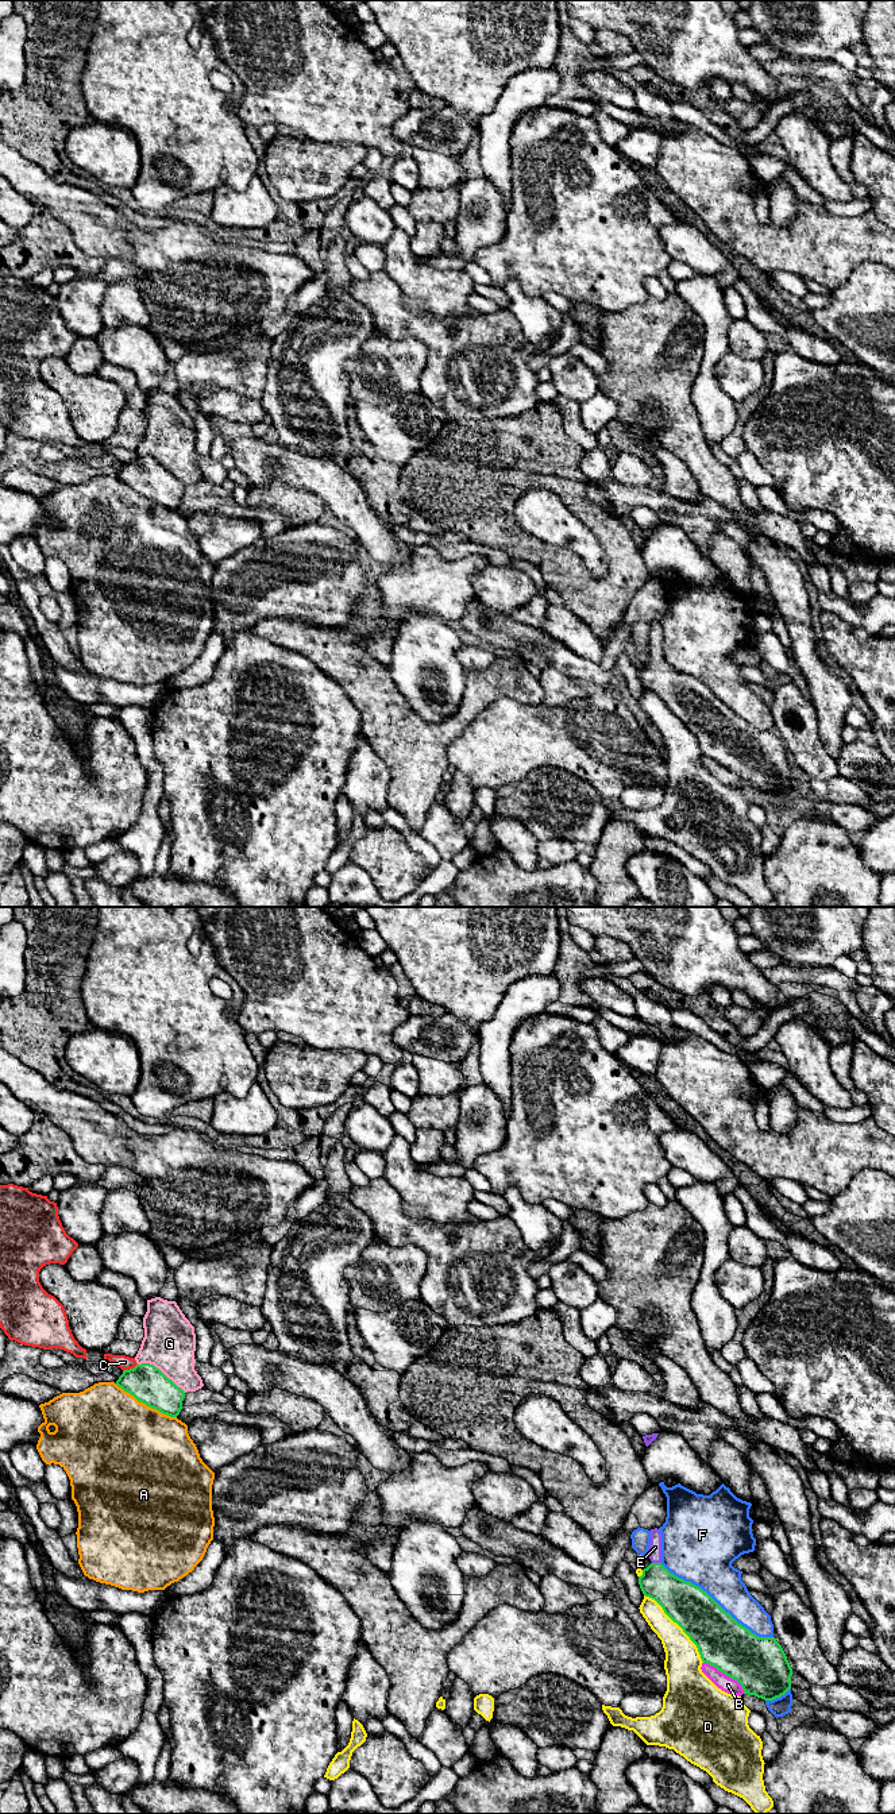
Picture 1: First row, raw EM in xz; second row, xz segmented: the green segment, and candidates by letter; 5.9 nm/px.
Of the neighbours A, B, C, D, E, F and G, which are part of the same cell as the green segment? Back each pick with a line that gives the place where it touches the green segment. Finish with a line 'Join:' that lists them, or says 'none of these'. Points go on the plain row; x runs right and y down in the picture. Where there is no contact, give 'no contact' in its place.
E: xz (656, 656)
Join: E

